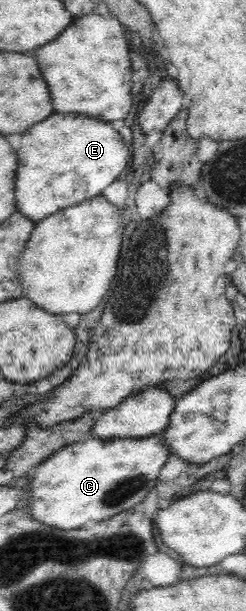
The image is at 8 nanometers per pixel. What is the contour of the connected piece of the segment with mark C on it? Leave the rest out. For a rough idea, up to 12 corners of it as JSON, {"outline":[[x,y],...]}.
{"outline":[[163,435],[91,436],[38,464],[31,517],[73,530],[133,508]]}

